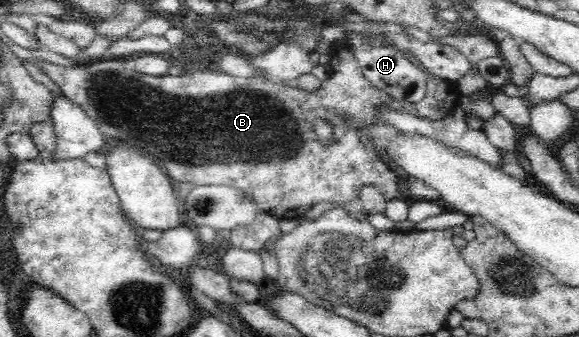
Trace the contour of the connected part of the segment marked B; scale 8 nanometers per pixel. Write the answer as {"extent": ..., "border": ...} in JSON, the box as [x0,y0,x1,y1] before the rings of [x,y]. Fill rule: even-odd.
{"extent":[35,40,464,221],"border":[[[347,40],[333,44],[325,58],[328,78],[315,91],[305,91],[292,84],[270,82],[259,75],[252,78],[233,76],[216,71],[210,66],[208,68],[208,65],[180,76],[152,76],[137,69],[128,71],[123,59],[102,58],[87,67],[79,65],[69,69],[44,61],[35,63],[61,88],[65,98],[79,104],[95,121],[105,139],[119,139],[123,141],[123,145],[131,143],[131,151],[153,155],[157,164],[175,184],[193,182],[197,186],[233,187],[254,202],[261,212],[280,219],[300,218],[313,205],[332,201],[338,203],[354,220],[363,221],[368,216],[358,196],[363,186],[376,187],[388,200],[401,197],[401,175],[397,175],[385,163],[381,153],[377,153],[375,140],[371,136],[371,131],[379,123],[377,109],[383,107],[406,111],[418,118],[439,121],[447,118],[464,99],[458,82],[442,80],[425,71],[426,95],[423,100],[416,103],[393,100],[363,75],[357,63],[356,52]],[[315,118],[335,123],[335,141],[331,145],[323,145],[313,133],[311,122]]]}

